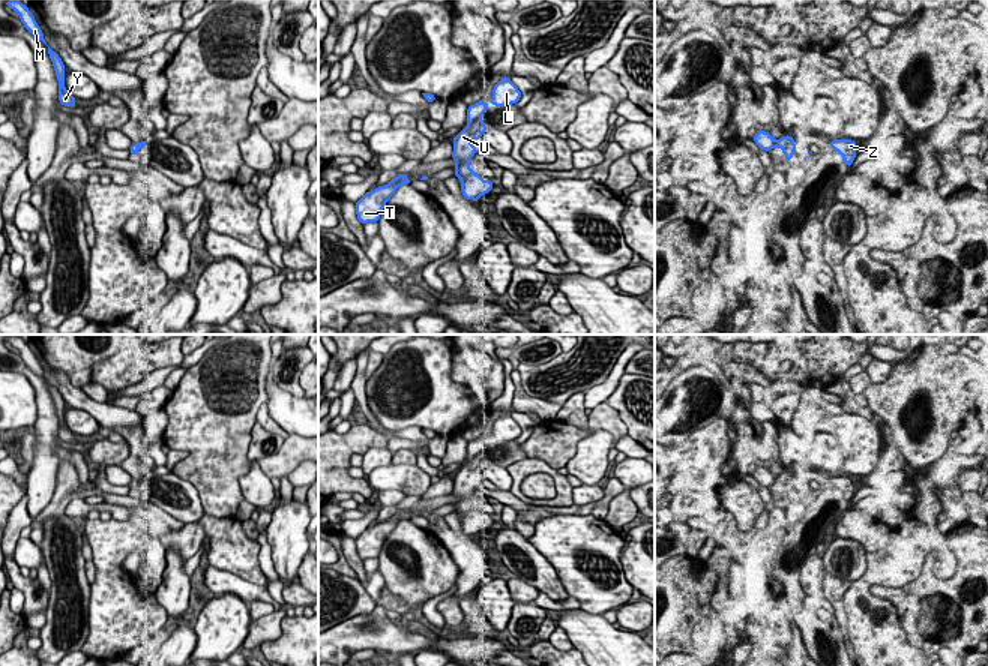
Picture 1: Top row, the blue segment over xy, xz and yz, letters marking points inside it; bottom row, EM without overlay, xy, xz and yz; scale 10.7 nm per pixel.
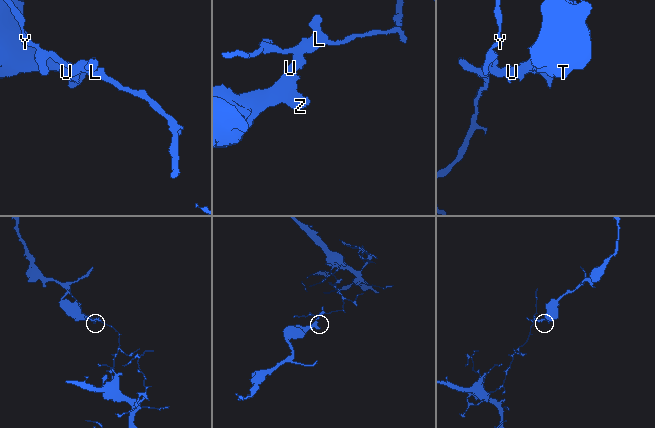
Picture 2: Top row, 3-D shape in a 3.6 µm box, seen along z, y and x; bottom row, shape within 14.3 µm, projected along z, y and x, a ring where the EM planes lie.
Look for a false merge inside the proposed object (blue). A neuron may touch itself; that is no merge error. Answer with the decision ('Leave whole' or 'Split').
Split

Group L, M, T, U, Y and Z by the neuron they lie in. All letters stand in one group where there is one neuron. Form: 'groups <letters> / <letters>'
groups L M Y / T U Z

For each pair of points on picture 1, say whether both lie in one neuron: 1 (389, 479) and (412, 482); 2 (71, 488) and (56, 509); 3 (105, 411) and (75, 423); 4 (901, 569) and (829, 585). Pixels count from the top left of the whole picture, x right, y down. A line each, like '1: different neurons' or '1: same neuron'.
1: same neuron
2: same neuron
3: different neurons
4: different neurons

